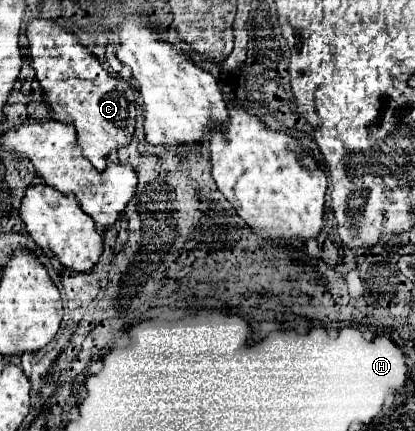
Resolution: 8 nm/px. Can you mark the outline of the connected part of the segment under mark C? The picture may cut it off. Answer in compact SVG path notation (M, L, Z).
M39 17L31 19L27 39L35 77L45 95L45 103L51 107L51 119L73 123L83 157L87 157L97 171L103 171L109 153L127 145L135 131L137 109L131 85L123 79L111 77L89 49L75 41L73 33L67 33L53 21Z

